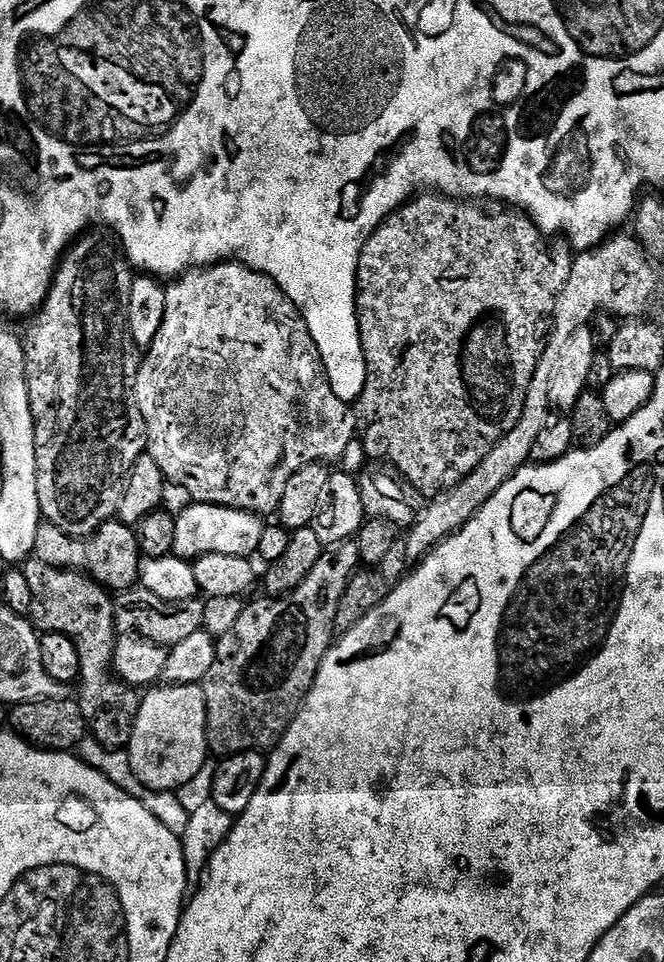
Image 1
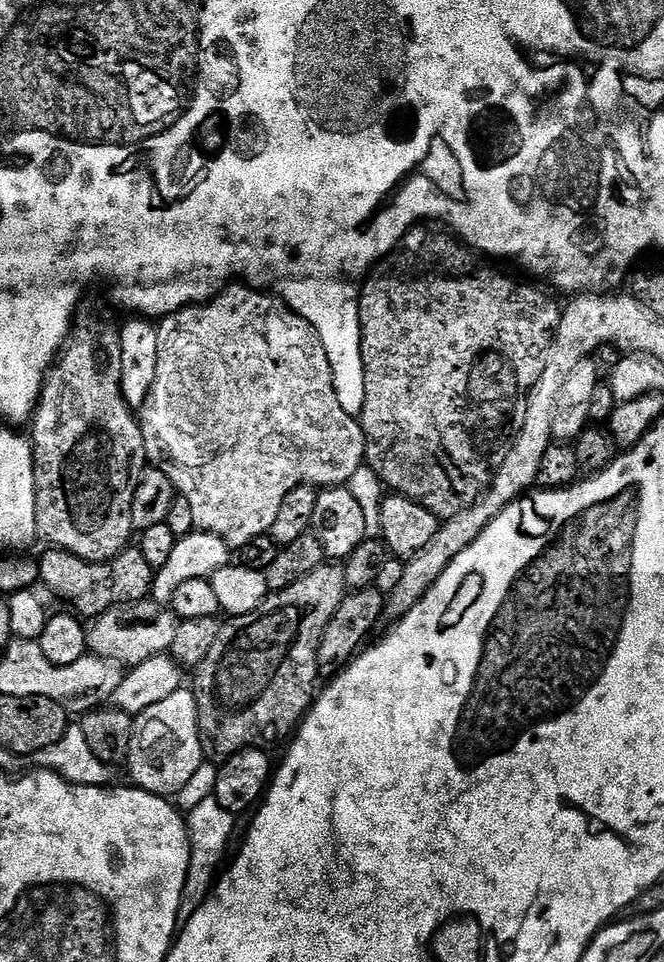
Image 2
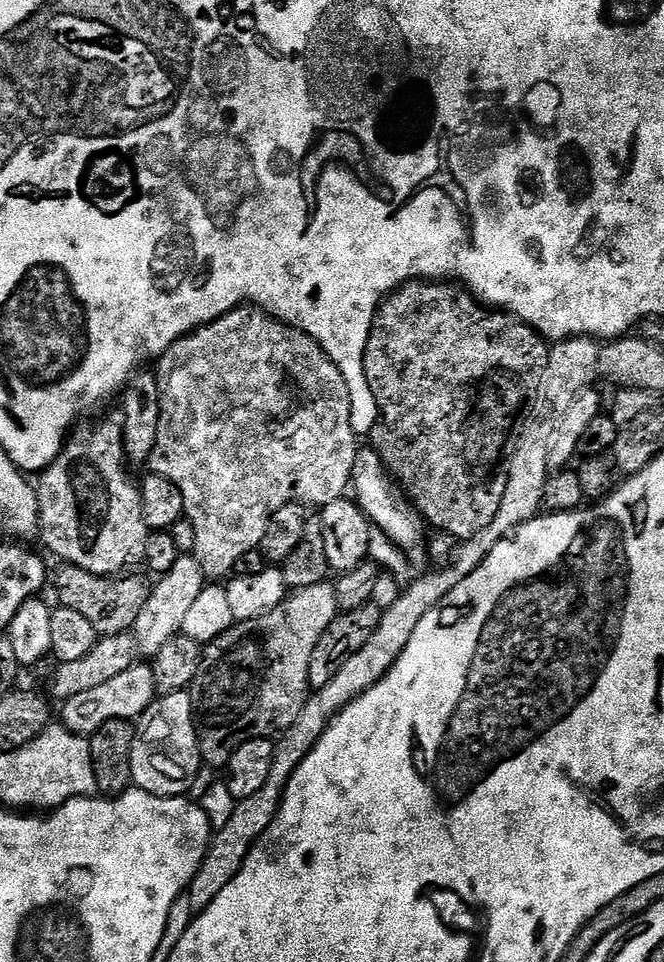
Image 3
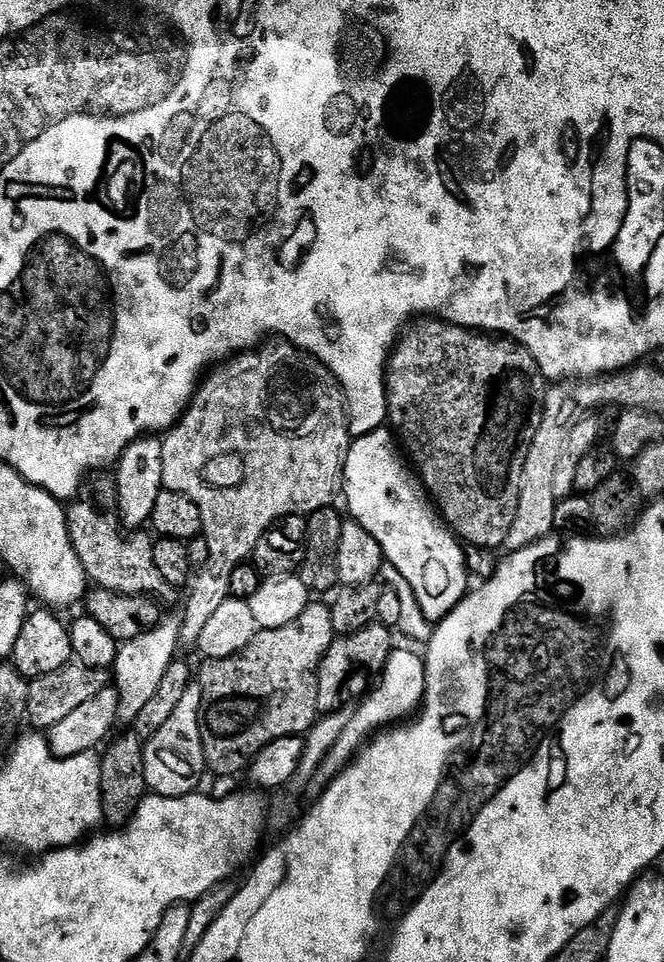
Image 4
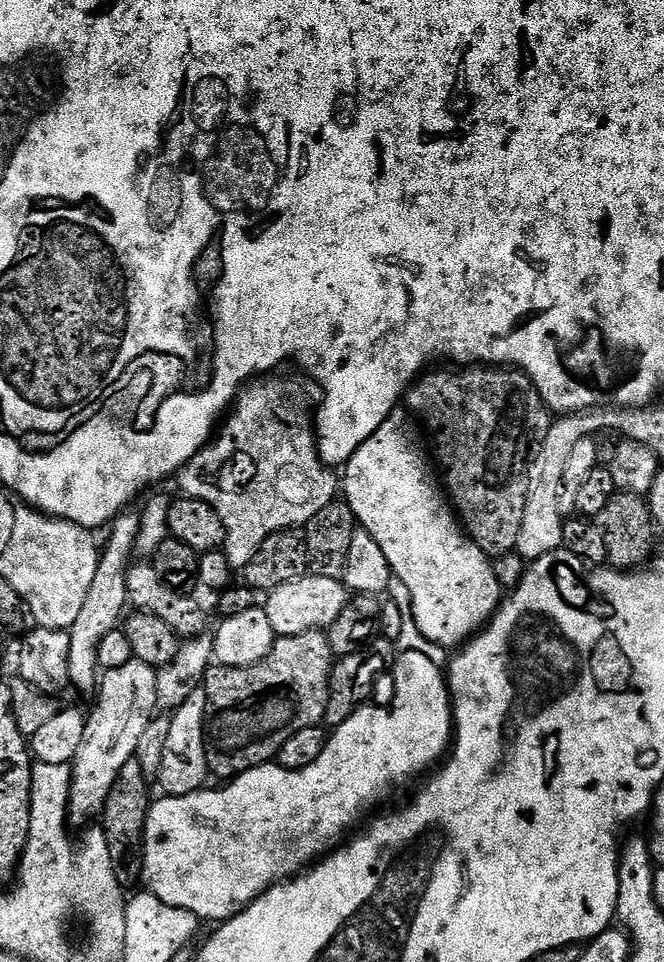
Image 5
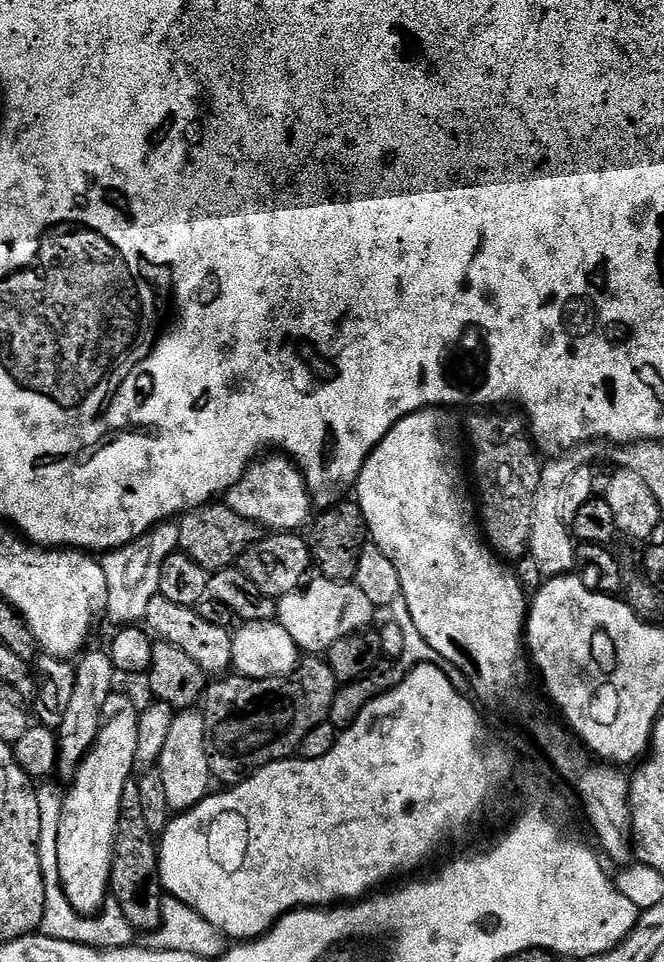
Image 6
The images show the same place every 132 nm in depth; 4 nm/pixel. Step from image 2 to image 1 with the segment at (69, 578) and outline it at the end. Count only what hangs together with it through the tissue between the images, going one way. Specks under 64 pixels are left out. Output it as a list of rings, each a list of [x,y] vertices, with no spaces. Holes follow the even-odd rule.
[[[118,518],[108,520],[92,536],[67,536],[58,526],[44,522],[38,530],[38,538],[34,538],[35,559],[46,562],[46,566],[55,568],[70,568],[73,572],[83,572],[84,575],[97,580],[102,587],[108,589],[109,593],[119,594],[128,592],[131,588],[140,584],[140,547],[136,537],[135,527],[131,524],[124,524]]]

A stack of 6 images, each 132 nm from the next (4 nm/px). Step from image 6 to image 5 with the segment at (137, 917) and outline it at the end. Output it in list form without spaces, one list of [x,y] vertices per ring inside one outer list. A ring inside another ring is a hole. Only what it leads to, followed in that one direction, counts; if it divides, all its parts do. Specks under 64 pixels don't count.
[[[133,758],[126,762],[126,766],[122,766],[118,778],[114,778],[114,786],[104,803],[102,827],[106,834],[106,846],[110,846],[110,858],[114,862],[116,876],[124,886],[139,881],[144,870],[144,831],[150,807],[148,784],[150,777],[142,774],[142,766],[138,766]]]

